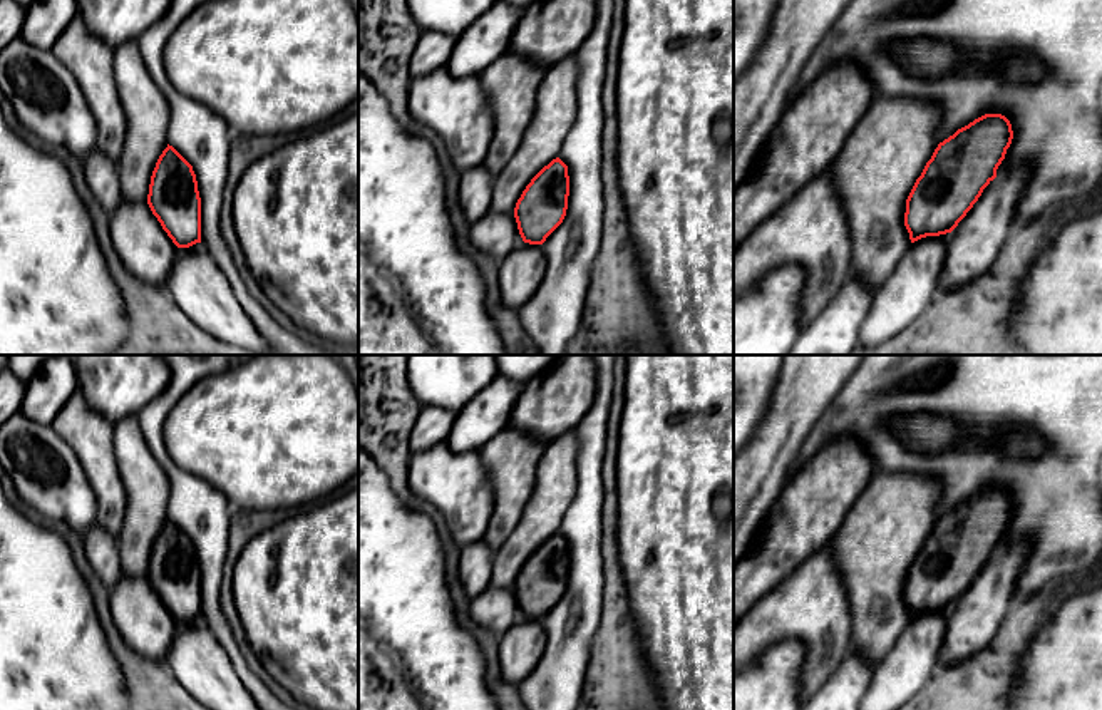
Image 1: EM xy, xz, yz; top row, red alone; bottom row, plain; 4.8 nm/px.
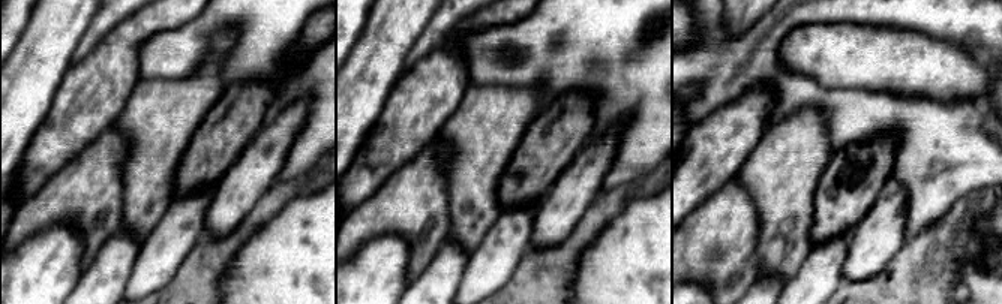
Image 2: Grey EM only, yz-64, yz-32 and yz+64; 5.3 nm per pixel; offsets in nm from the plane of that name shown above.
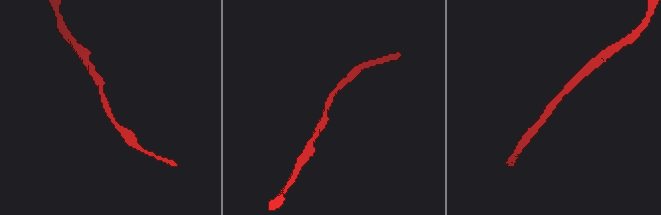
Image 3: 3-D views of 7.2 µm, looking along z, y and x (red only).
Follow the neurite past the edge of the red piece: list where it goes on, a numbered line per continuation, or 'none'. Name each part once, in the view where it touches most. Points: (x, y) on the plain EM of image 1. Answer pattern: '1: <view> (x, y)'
none

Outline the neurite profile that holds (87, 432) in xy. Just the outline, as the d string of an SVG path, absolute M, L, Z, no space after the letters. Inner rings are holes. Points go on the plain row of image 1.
M77 388L52 422L75 452L97 499L97 524L121 534L127 497L112 445L114 424L89 407Z

